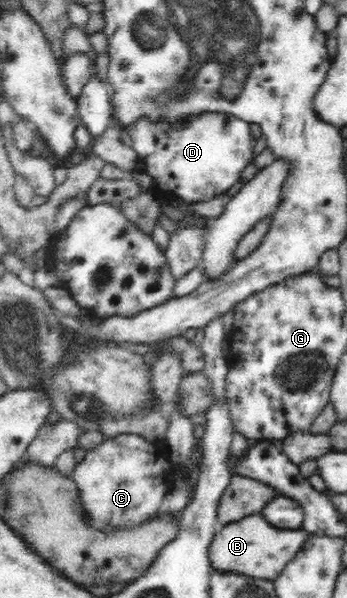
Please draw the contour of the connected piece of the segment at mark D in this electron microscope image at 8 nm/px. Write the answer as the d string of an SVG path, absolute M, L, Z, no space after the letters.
M205 113L189 119L188 123L170 127L162 121L150 123L141 119L137 125L131 127L132 148L137 152L139 160L145 160L145 172L153 177L153 187L173 193L182 202L197 203L209 201L217 196L222 196L227 190L239 181L241 173L250 165L253 159L255 140L251 137L250 125L228 115L220 113Z

